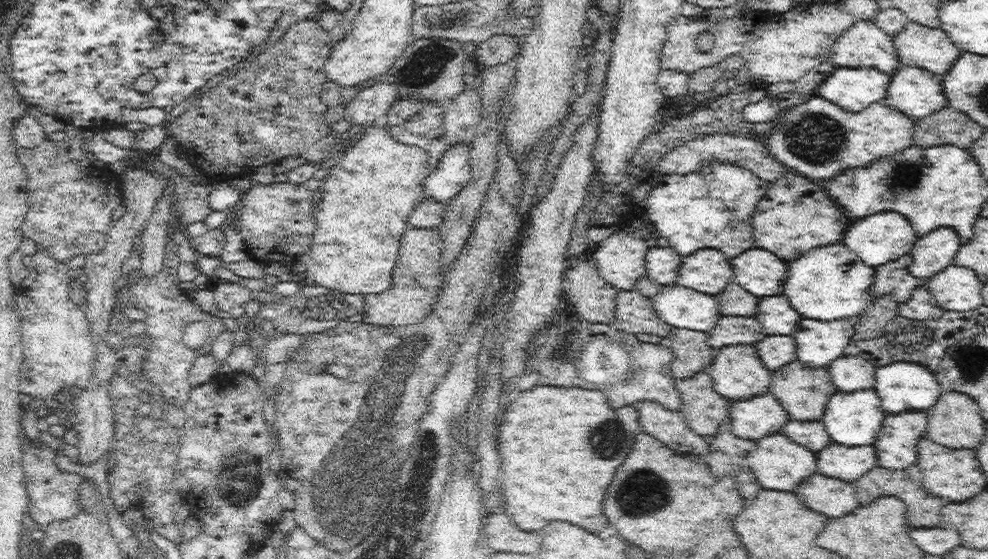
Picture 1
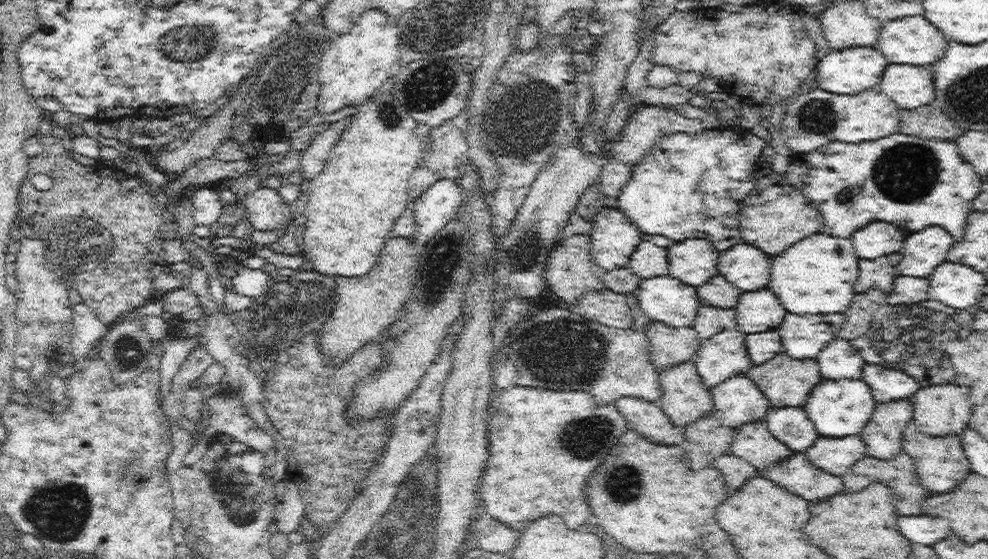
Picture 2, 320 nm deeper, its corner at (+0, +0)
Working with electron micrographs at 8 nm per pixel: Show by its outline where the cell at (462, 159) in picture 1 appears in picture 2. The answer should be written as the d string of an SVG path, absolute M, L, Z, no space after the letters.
M440 178L425 192L418 194L411 203L418 225L418 234L413 239L415 246L420 247L434 237L460 212L465 200L459 180L452 178Z

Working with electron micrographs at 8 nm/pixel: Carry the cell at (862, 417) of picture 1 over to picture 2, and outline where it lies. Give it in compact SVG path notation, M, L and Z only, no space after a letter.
M822 379L819 385L812 390L805 410L816 430L820 430L822 437L851 437L861 434L870 422L876 410L877 400L873 397L872 389L863 379L850 380L840 379L837 381Z

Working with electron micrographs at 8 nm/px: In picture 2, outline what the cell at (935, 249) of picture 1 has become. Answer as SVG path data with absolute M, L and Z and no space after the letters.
M930 226L918 234L908 236L902 252L904 258L898 266L901 274L916 278L930 276L936 270L936 266L946 262L952 244L952 236L940 226Z

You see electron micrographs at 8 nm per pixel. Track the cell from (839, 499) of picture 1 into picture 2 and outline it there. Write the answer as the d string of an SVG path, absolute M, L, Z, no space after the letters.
M797 453L788 461L771 468L766 476L788 492L798 492L804 500L826 500L846 491L843 477L824 474L806 456Z

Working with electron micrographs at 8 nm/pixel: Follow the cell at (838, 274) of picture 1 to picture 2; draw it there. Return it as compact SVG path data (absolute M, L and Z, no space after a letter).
M822 232L804 238L800 244L790 246L784 254L772 260L770 290L780 296L782 306L794 314L838 314L850 308L858 280L860 258L848 238L834 237Z

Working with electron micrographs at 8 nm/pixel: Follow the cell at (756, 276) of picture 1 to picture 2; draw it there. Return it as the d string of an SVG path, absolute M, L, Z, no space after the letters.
M750 244L720 252L720 274L744 292L762 290L770 282L770 256Z

